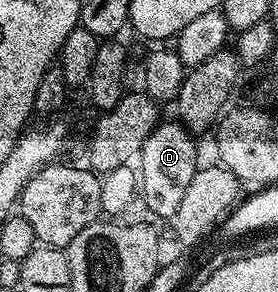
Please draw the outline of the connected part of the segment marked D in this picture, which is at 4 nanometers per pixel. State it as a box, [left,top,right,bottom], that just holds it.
[139,121,199,221]

